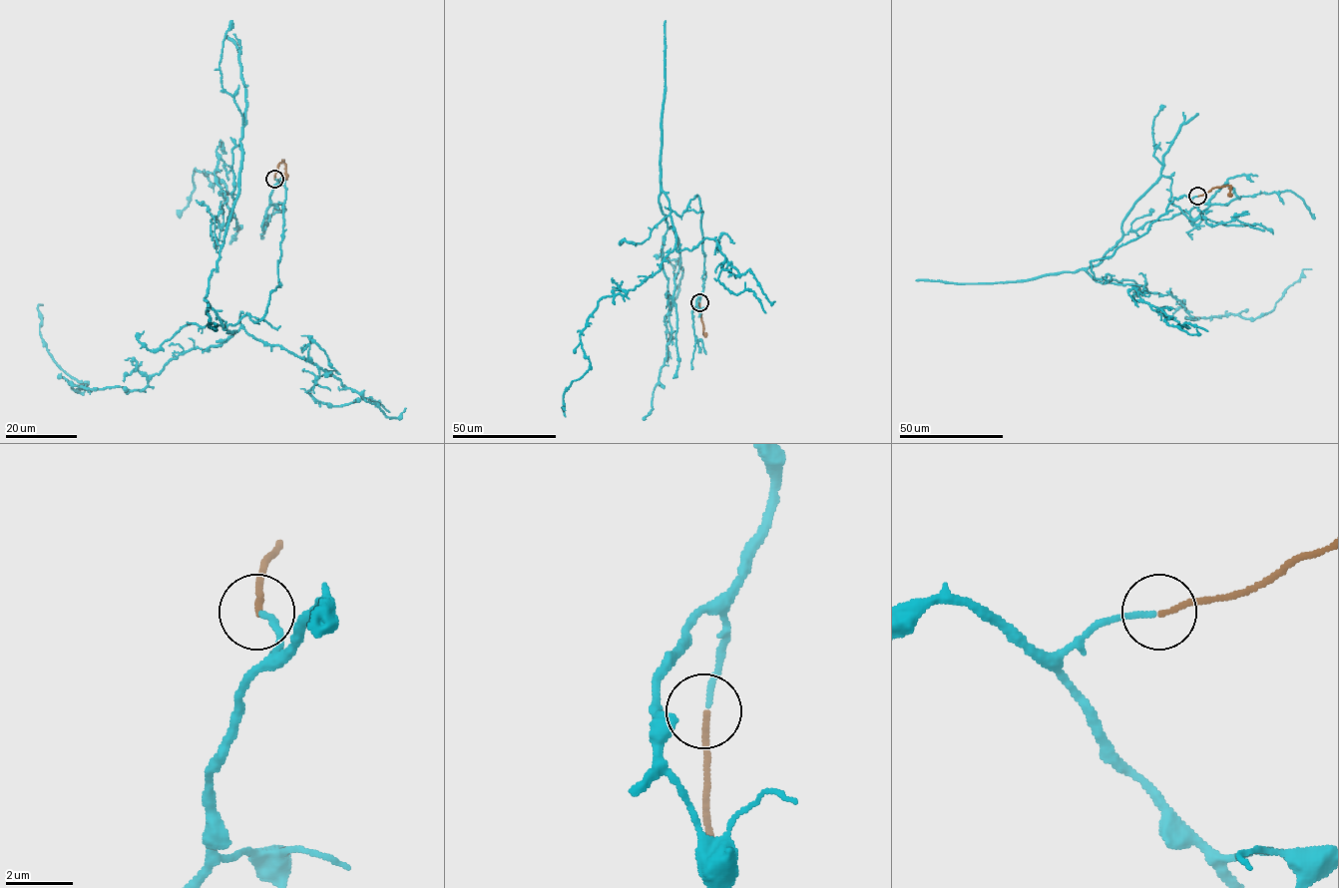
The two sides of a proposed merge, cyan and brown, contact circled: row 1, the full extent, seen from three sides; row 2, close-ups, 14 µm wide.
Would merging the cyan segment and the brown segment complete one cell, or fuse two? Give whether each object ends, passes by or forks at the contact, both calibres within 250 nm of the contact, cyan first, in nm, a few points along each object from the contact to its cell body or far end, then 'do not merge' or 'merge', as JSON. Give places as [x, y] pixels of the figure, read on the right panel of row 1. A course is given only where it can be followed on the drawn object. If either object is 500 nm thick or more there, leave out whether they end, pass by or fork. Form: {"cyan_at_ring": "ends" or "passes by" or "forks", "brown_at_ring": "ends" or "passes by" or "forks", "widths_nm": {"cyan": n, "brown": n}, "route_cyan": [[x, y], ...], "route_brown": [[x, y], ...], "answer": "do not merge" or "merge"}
{"cyan_at_ring": "ends", "brown_at_ring": "ends", "widths_nm": {"cyan": 160, "brown": 170}, "route_cyan": [[1197, 196], [1092, 260], [1109, 280], [1086, 270], [1161, 176], [1189, 219], [1287, 191], [1314, 219]], "route_brown": [[1197, 196], [1215, 187], [1229, 186], [1230, 197]], "answer": "merge"}

